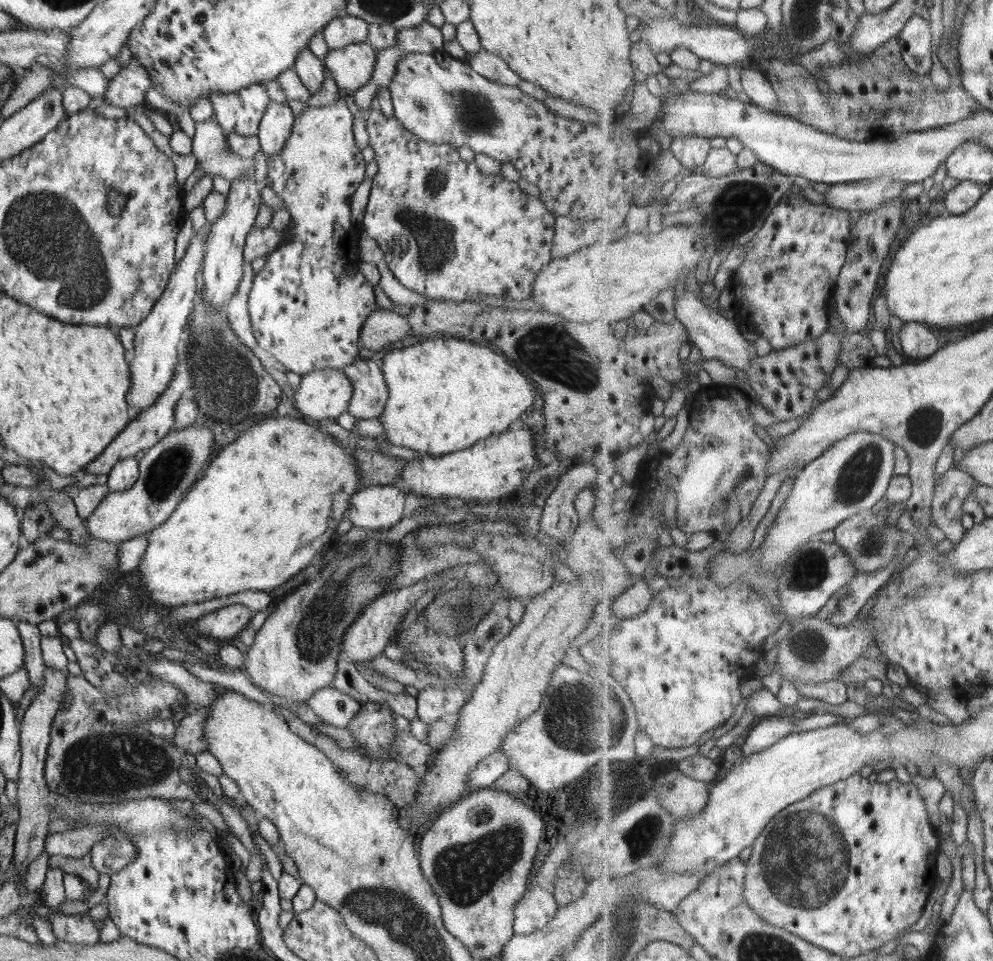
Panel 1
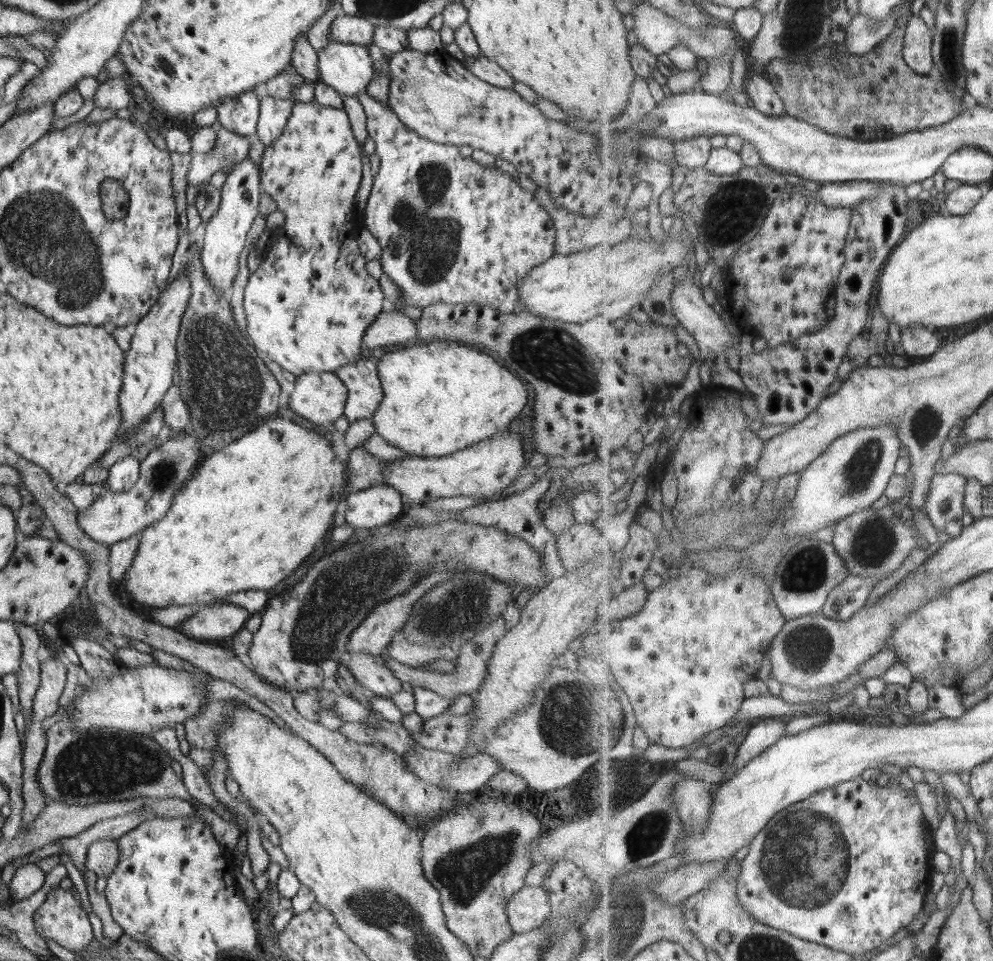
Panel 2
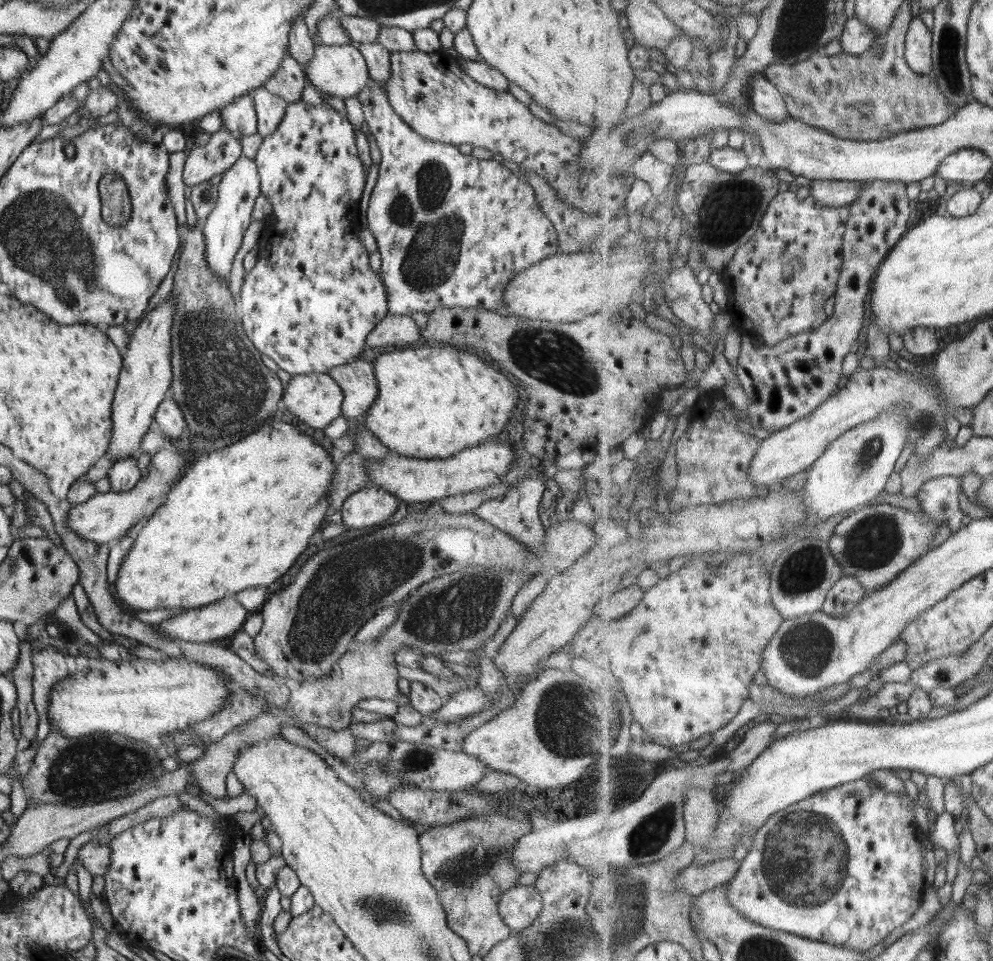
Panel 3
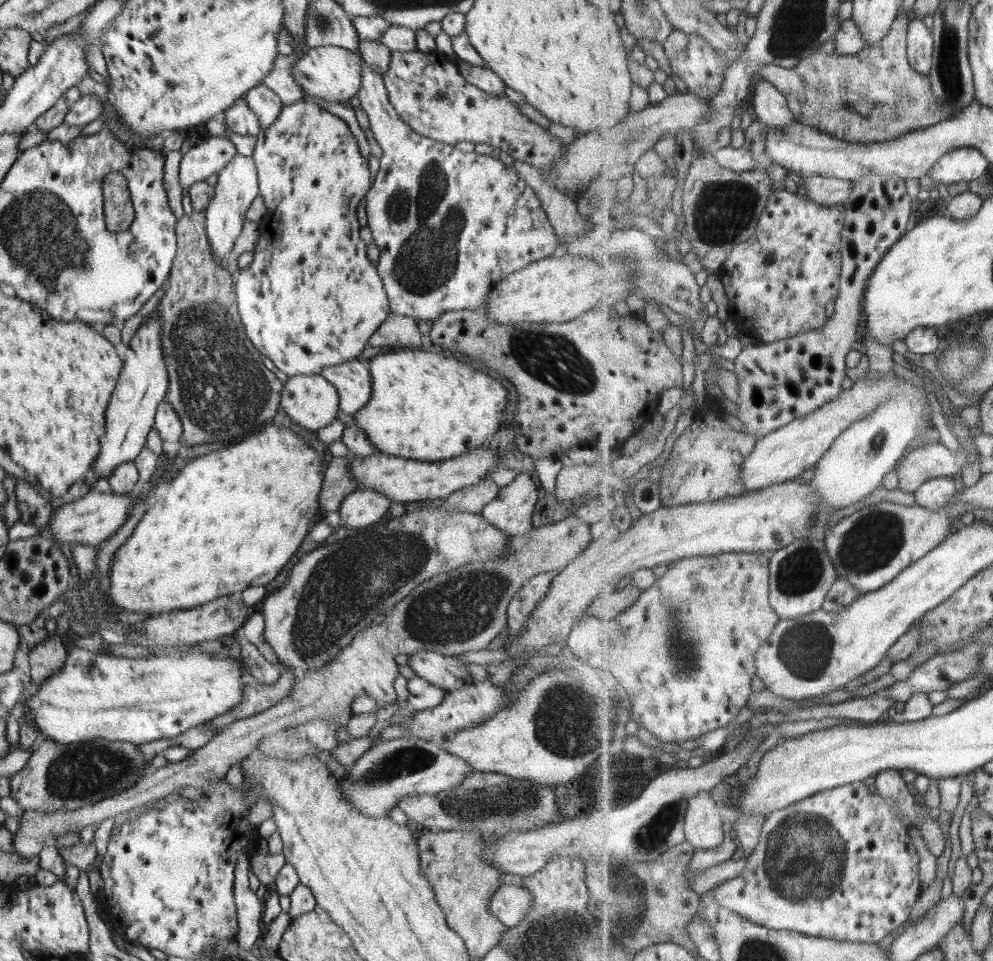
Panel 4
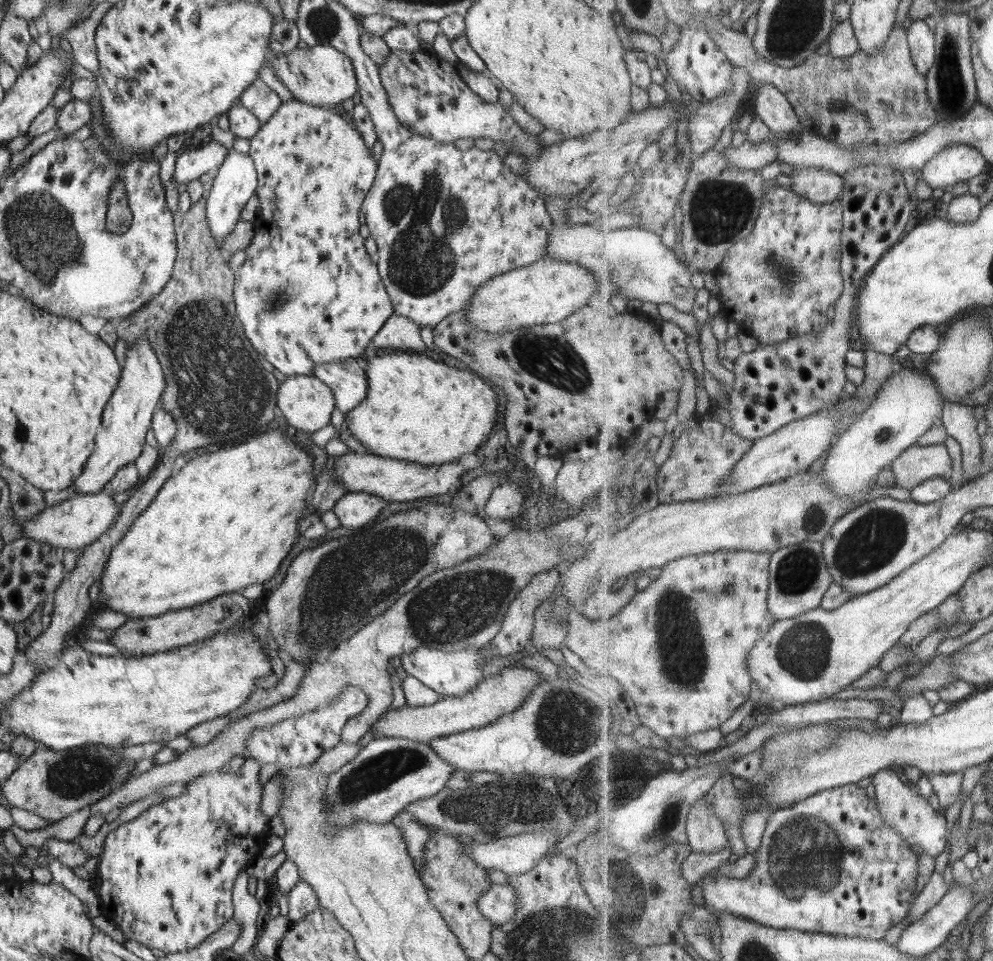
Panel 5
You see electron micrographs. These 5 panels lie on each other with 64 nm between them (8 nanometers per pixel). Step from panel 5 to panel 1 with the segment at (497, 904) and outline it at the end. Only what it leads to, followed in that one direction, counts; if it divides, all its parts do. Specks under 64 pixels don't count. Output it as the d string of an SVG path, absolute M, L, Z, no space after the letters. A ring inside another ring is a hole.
M532 886L522 895L514 909L513 934L530 935L546 927L559 906L554 895L539 886Z

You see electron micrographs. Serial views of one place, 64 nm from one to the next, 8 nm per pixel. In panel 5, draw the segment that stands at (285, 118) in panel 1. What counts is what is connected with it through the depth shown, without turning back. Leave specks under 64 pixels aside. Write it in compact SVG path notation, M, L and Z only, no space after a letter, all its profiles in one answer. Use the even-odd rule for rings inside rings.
M256 79L239 96L238 104L247 108L261 123L268 122L279 109L281 98L262 79Z

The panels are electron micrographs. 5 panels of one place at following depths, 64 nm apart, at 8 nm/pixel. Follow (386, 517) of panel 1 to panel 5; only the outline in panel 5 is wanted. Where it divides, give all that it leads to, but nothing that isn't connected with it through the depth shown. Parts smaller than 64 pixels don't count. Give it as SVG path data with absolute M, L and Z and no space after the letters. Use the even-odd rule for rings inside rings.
M347 492L334 505L341 528L360 528L374 522L387 502L373 493Z

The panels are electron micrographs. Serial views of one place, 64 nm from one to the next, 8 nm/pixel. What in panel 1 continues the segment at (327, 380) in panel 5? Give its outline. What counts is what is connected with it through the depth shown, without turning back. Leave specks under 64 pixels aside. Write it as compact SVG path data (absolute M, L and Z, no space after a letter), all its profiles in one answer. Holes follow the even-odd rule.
M357 358L341 370L350 379L352 399L347 410L359 419L376 418L385 408L388 387L381 367L372 359Z

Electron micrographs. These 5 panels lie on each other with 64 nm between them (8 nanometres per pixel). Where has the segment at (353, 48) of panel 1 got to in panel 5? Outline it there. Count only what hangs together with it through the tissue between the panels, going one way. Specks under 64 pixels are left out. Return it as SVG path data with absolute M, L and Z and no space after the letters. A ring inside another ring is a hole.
M301 45L296 50L277 55L269 48L267 65L275 70L280 80L291 90L296 101L314 106L335 107L337 104L353 98L359 90L352 59L346 53L333 46Z

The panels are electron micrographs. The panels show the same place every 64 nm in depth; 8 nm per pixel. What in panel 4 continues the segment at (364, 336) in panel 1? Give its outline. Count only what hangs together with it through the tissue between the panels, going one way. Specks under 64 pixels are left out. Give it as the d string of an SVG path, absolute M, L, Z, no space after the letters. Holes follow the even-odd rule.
M388 315L382 326L370 336L368 347L395 346L396 348L416 348L426 346L417 322L409 316Z

